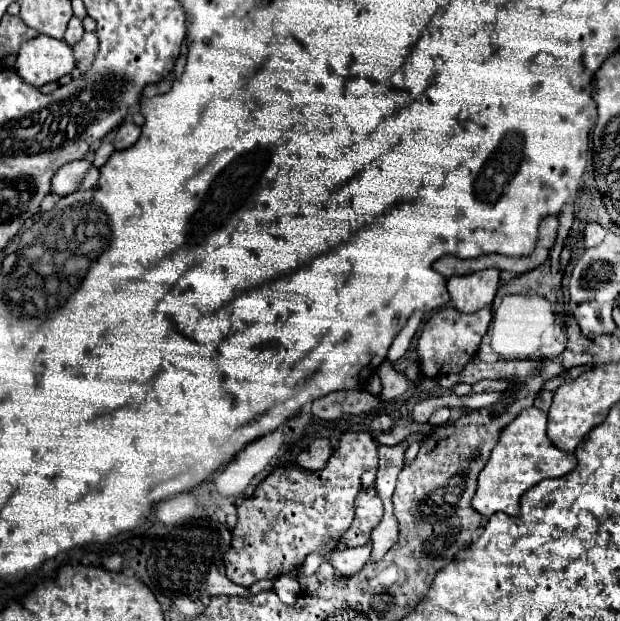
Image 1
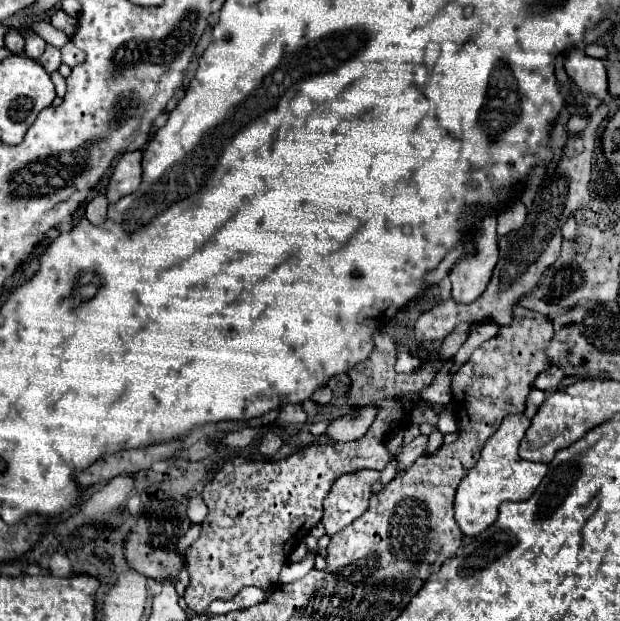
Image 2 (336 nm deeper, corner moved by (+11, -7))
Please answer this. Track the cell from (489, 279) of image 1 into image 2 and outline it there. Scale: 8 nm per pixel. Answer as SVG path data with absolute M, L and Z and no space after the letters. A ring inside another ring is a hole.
M485 217L485 223L481 223L475 233L477 253L465 261L459 261L451 271L451 295L457 303L473 303L485 291L491 271L499 259L495 227L497 221L493 217Z

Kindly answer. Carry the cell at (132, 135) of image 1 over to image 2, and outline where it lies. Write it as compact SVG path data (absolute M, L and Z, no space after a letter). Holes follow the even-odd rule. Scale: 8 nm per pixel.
M141 151L123 153L113 169L105 195L109 203L113 203L119 197L137 191L139 183L141 183Z

